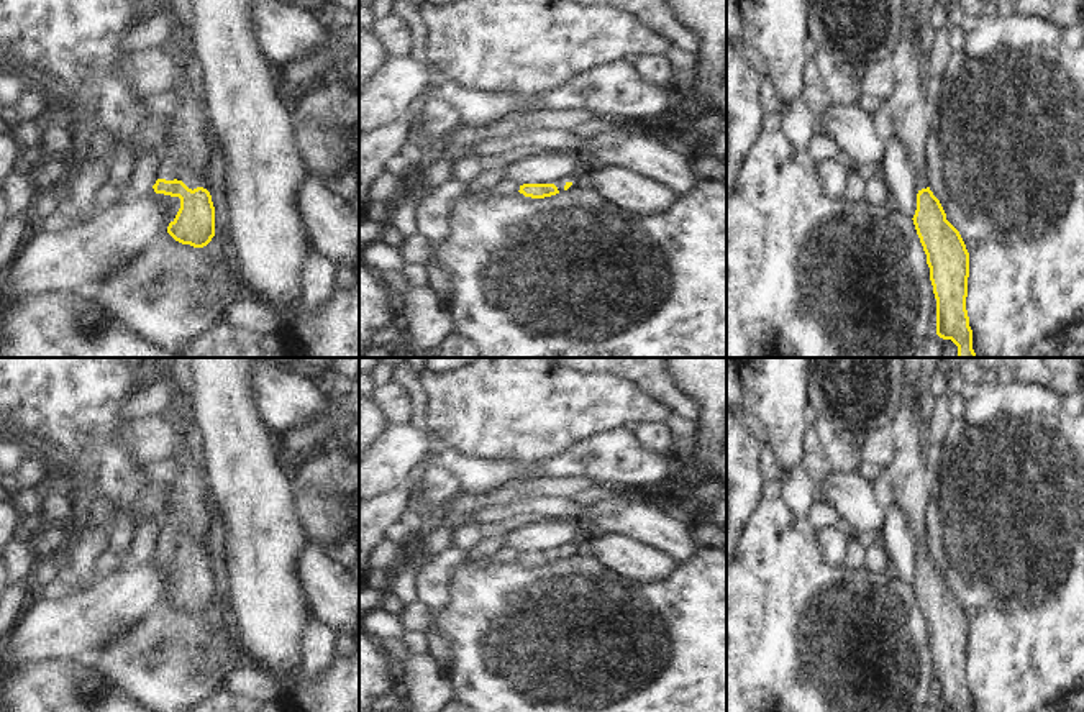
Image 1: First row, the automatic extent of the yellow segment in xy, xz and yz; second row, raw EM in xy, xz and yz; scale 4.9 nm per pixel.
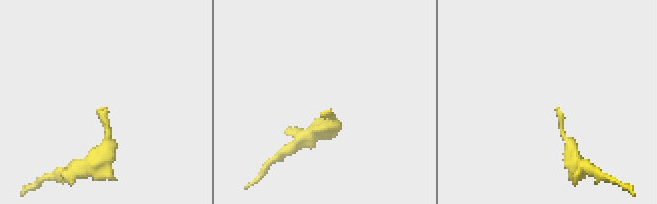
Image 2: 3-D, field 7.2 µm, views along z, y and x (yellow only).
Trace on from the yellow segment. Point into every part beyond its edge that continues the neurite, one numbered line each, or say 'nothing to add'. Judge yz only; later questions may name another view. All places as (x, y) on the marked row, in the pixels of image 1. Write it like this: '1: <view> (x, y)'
1: yz (909, 109)

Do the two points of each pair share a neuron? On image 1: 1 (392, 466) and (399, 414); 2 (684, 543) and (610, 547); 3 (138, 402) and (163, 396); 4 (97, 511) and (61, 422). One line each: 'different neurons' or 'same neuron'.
1: different neurons
2: different neurons
3: same neuron
4: same neuron

